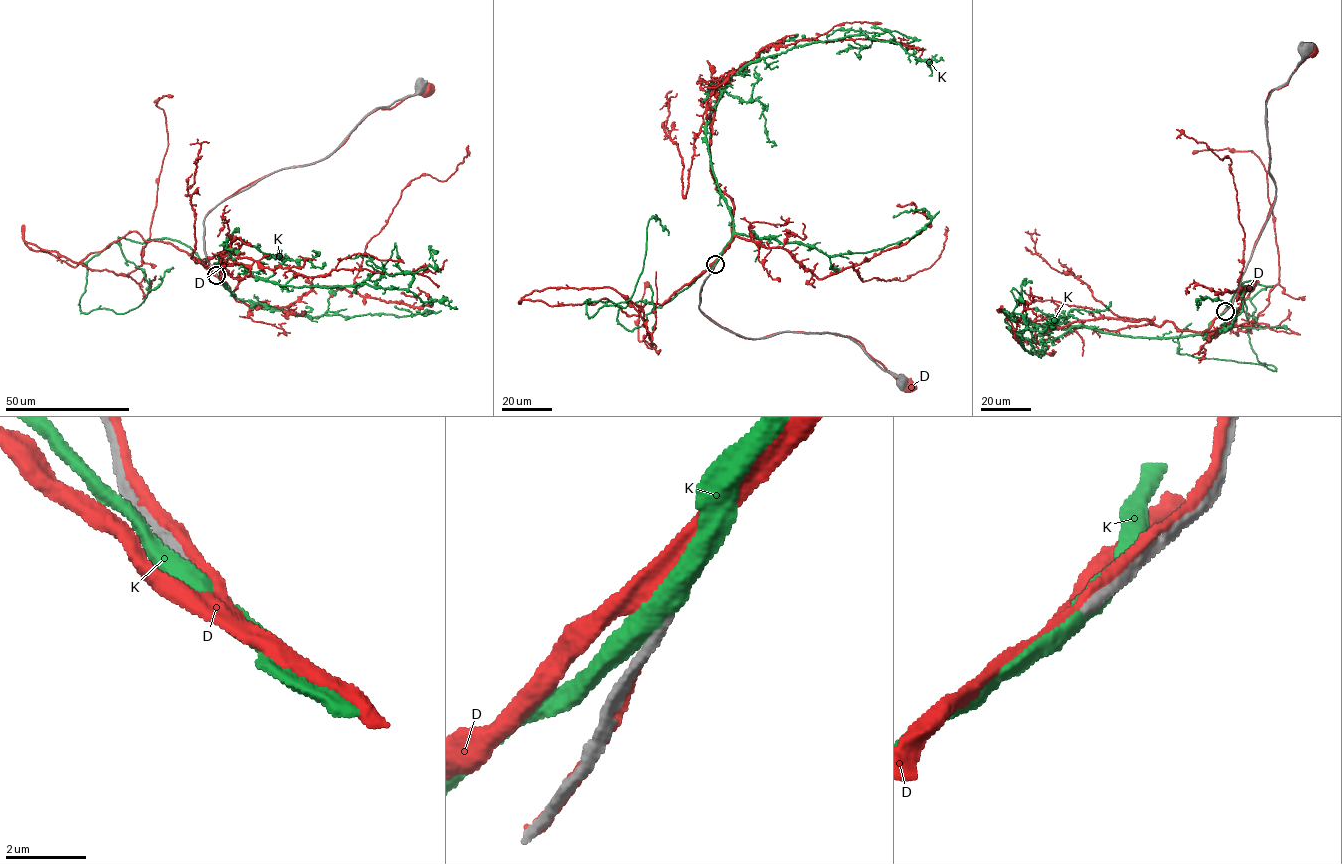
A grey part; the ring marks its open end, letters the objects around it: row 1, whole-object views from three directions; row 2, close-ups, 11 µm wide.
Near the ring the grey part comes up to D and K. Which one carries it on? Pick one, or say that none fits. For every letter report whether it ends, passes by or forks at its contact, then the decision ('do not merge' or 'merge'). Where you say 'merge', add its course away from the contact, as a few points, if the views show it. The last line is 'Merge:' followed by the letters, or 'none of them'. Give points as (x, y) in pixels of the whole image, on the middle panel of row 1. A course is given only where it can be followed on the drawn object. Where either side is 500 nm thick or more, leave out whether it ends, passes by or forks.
D: it passes by; do not merge
K: it passes by; merge; course (715, 264), (733, 222), (707, 123), (729, 79), (793, 47), (894, 38), (845, 34), (864, 48), (875, 38)
Merge: K

